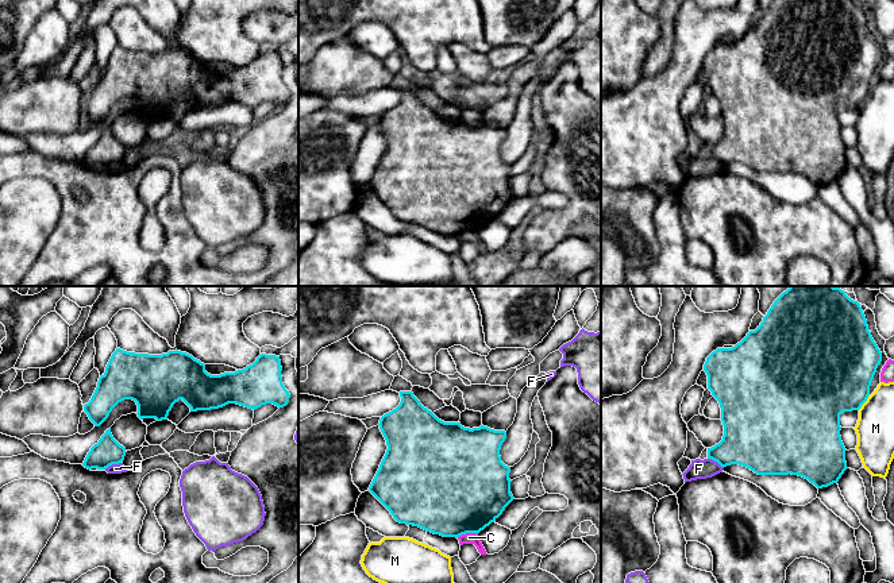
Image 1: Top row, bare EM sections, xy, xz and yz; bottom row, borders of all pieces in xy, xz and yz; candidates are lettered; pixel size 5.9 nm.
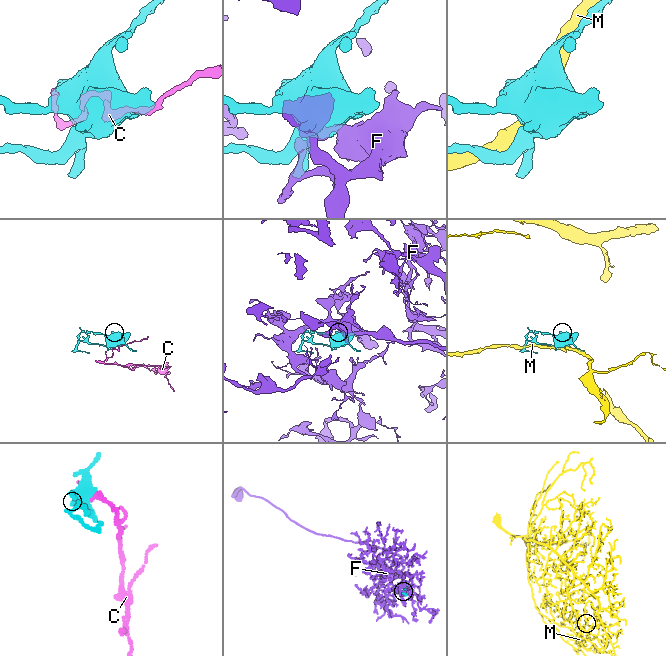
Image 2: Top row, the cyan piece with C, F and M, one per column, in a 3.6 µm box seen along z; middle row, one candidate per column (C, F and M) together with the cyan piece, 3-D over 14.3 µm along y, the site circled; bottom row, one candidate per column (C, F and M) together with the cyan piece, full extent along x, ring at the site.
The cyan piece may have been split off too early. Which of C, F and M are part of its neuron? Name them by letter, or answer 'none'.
none

